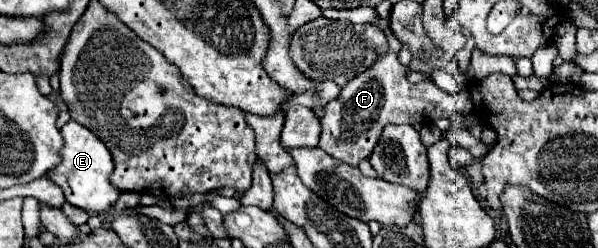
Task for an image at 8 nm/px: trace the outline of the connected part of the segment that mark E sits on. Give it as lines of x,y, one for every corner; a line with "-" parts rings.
72,119
60,129
60,133
64,137
62,161
52,171
48,171
48,179
54,181
64,191
64,197
72,207
94,213
110,209
112,203
120,197
120,191
108,181
108,177
114,171
114,161
110,151
92,131
88,131
84,125

